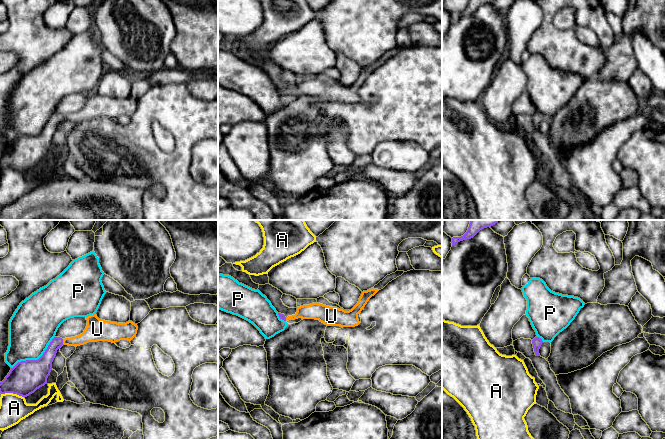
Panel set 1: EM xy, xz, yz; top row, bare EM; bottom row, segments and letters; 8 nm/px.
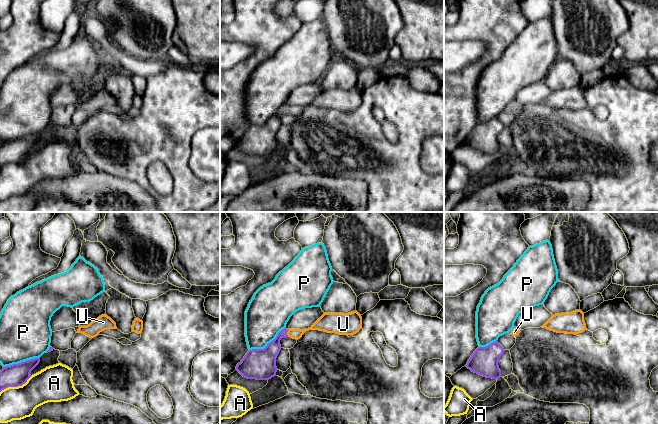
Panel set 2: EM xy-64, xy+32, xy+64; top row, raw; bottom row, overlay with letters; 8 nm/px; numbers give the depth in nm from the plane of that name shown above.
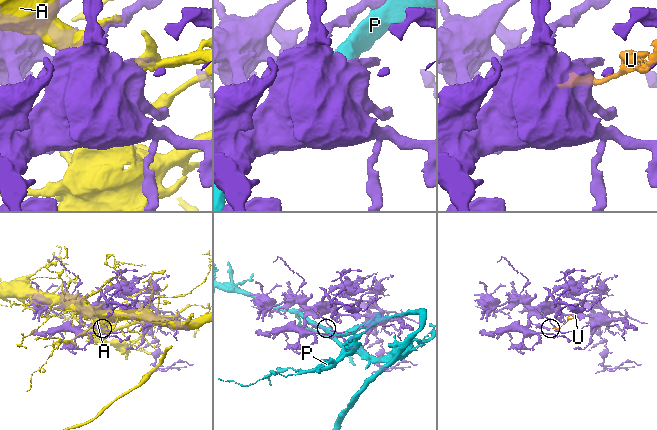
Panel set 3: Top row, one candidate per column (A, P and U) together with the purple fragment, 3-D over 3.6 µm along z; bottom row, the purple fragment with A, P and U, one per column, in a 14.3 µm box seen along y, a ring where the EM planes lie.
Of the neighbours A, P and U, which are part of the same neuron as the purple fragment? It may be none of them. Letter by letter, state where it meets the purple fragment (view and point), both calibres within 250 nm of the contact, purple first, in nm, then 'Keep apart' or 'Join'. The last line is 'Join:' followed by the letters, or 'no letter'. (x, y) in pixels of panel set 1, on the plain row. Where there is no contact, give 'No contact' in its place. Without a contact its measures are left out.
A: Touches purple at xy (13, 169). Thickness 260 nm (purple) against 220 nm. Keep apart
P: Touches purple at xy (35, 136). Thickness 260 nm (purple) against 360 nm. Keep apart
U: Touches purple at xy (62, 117). Thickness 140 nm (purple) against 140 nm. Join
Join: U

